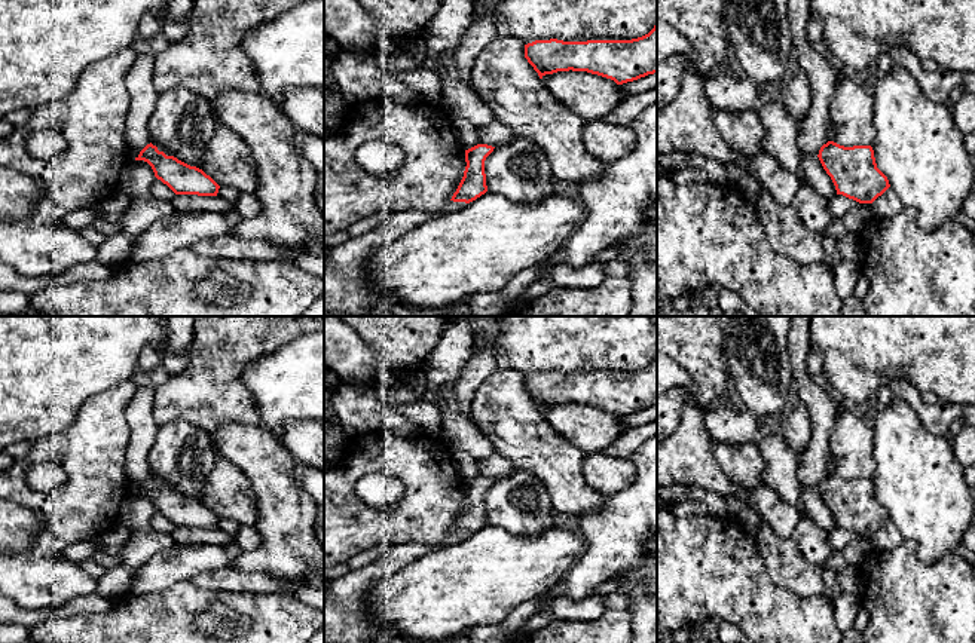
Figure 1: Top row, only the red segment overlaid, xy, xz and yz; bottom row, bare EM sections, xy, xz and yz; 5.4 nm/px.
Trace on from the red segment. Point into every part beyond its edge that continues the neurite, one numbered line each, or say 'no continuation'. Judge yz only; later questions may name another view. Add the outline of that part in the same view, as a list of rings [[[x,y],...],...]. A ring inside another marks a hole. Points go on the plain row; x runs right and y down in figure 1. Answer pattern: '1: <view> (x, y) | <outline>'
no continuation

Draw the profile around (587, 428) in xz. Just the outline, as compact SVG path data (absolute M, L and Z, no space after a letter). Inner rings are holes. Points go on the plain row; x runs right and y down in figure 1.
M557 404L541 413L557 434L586 454L605 451L621 435L614 413L587 404Z

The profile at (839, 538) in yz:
M835 527L829 533L829 545L831 545L832 551L841 552L846 548L846 545L853 539L865 539L869 542L871 536L859 536L853 532L843 529L843 527Z

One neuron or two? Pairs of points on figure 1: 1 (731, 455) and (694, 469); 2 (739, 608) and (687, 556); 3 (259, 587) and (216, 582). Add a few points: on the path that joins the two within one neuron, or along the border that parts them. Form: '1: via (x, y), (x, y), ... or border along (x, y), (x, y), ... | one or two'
1: border along (711, 441), (711, 453), (720, 469), (737, 489) | two
2: via (726, 594), (700, 569) | one
3: via (248, 582), (226, 582) | one

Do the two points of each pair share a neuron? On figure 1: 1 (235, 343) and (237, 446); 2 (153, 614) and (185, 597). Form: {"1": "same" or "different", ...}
{"1": "different", "2": "same"}

